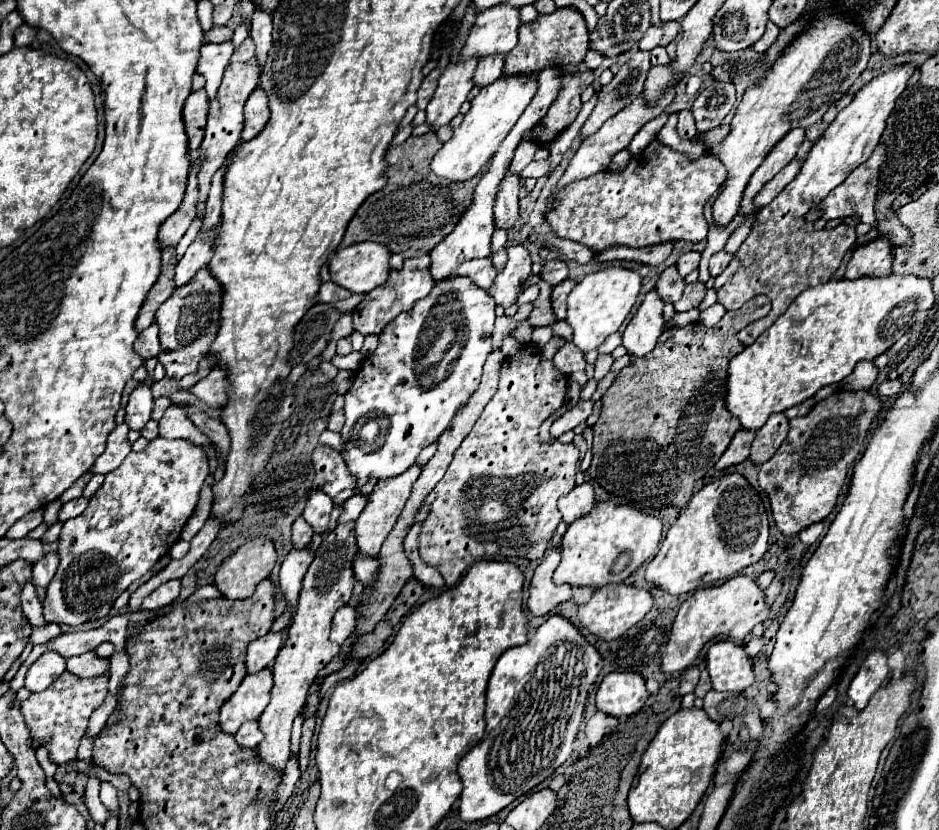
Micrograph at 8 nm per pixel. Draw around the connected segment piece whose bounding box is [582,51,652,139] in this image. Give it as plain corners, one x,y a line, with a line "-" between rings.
636,51
634,57
620,67
614,79
602,87
598,103
582,127
584,139
594,135
604,125
604,121
614,117
644,91
644,81
650,67
650,53
646,51

